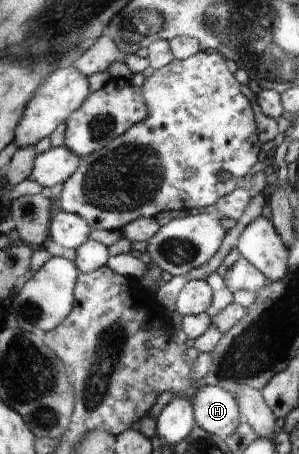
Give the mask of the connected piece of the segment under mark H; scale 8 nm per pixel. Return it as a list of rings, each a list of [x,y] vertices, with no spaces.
[[[206,384],[190,395],[196,425],[219,438],[228,438],[243,424],[239,402],[230,392]]]

